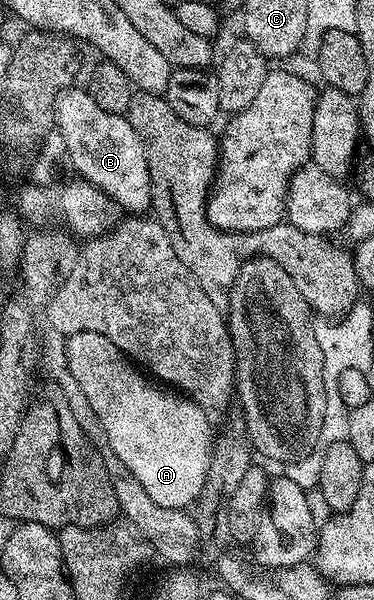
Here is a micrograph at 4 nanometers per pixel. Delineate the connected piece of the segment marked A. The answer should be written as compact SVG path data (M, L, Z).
M77 332L70 335L66 342L66 373L71 374L81 387L81 392L85 392L85 400L89 400L89 408L97 412L97 420L101 420L101 428L105 428L105 436L109 436L113 452L121 456L121 464L125 464L125 468L129 468L129 472L133 472L133 476L141 480L141 488L149 492L149 500L153 500L153 504L178 510L190 507L190 502L192 505L203 490L207 469L211 463L212 419L208 418L207 413L191 401L190 397L172 392L156 384L146 373L140 372L136 363L120 352L113 340L101 336L101 332Z

